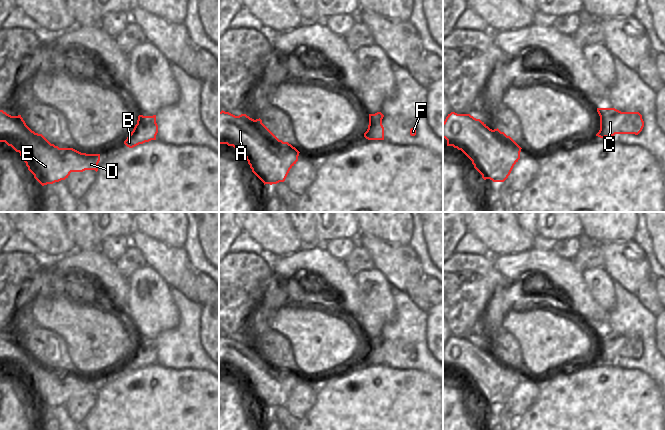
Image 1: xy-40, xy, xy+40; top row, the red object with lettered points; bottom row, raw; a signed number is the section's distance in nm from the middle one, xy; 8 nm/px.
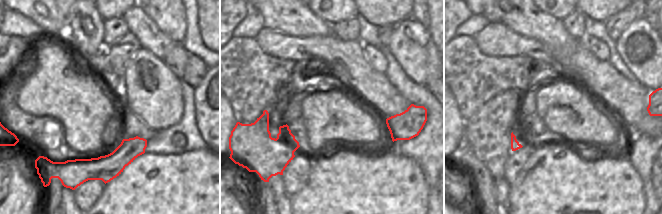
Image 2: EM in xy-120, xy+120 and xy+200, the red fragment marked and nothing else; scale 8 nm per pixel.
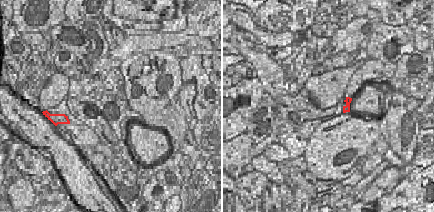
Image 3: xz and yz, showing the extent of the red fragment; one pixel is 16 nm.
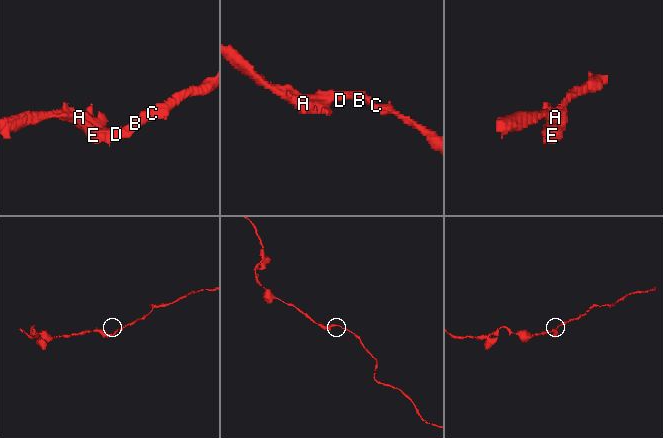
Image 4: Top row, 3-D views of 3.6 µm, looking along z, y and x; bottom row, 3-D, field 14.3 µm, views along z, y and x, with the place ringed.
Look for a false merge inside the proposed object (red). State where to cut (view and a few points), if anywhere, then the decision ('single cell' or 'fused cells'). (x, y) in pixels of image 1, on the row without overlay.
no cut; single cell

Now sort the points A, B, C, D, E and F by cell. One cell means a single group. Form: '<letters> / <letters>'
A B C D E F

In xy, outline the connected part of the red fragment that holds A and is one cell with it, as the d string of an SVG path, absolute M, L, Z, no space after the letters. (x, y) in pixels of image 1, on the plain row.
M223 334L219 336L219 368L237 372L264 409L284 406L300 377L279 364L260 342L235 340Z

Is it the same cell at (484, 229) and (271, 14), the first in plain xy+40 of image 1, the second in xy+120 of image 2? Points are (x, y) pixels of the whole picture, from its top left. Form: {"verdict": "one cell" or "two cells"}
{"verdict": "one cell"}

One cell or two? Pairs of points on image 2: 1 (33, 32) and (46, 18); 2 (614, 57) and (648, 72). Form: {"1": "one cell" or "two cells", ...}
{"1": "two cells", "2": "two cells"}

